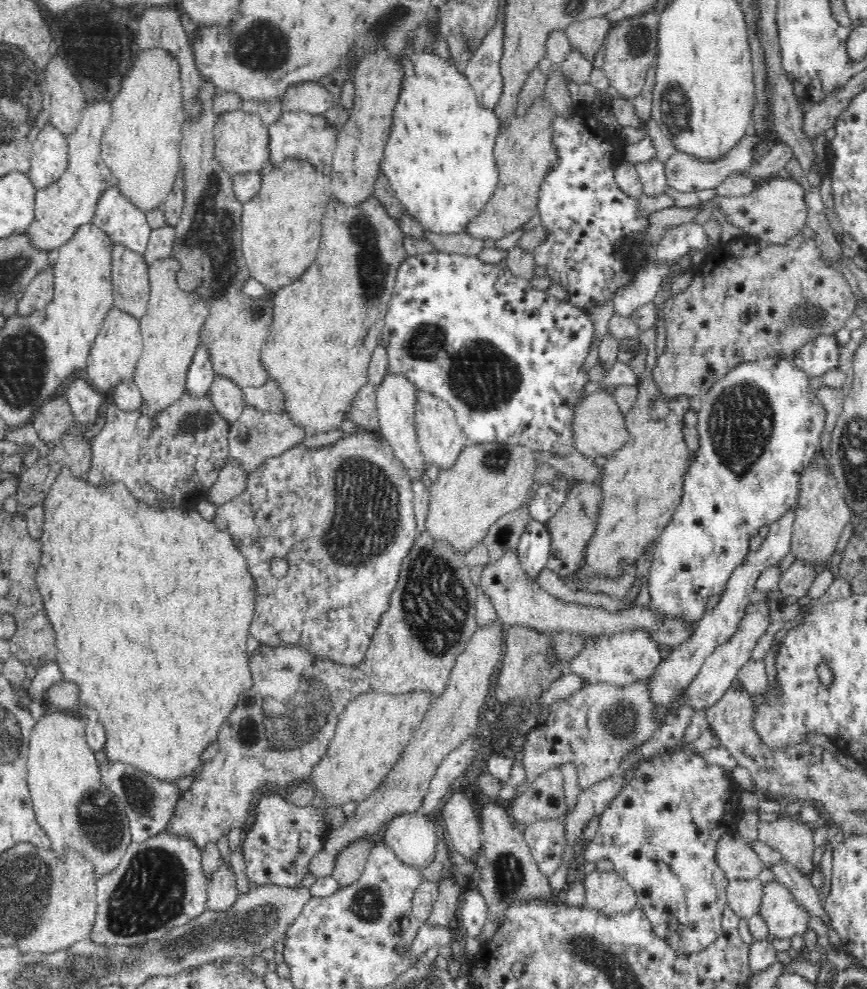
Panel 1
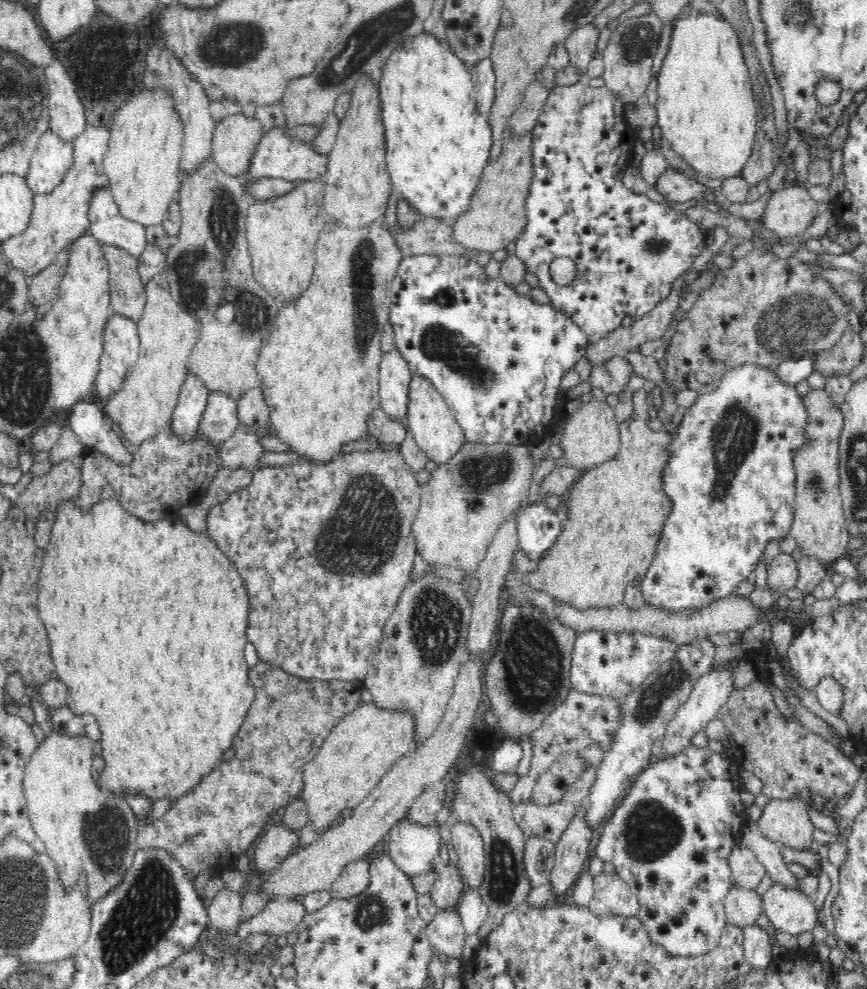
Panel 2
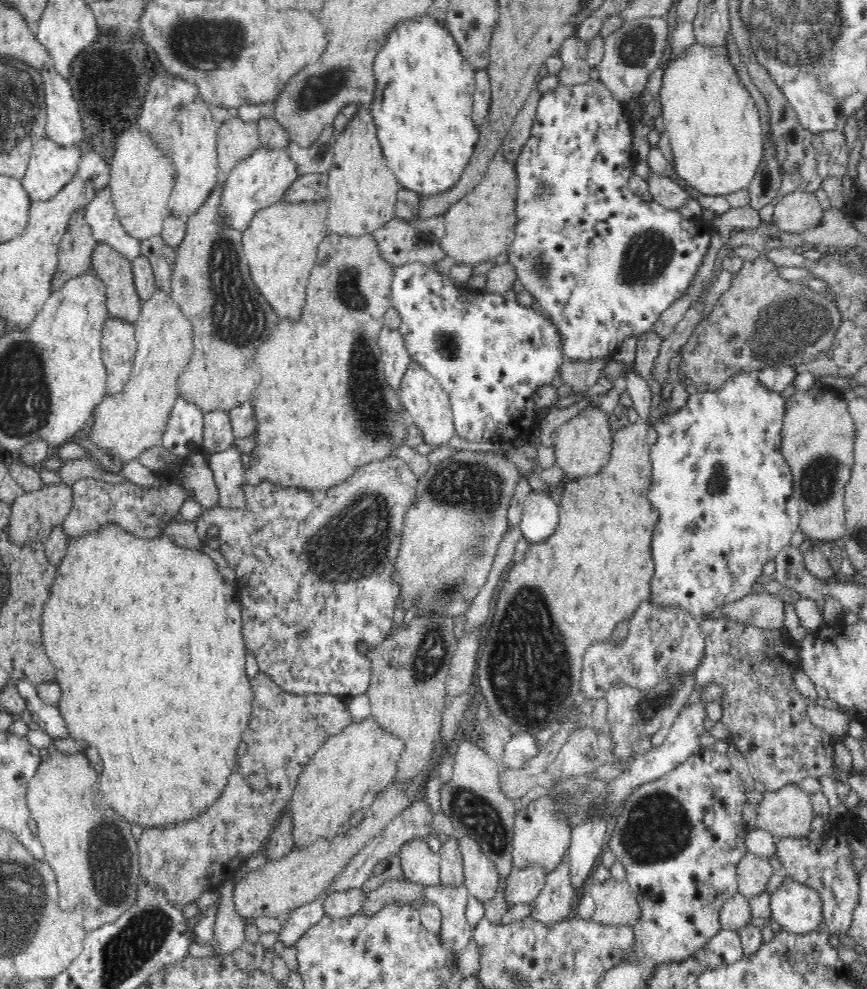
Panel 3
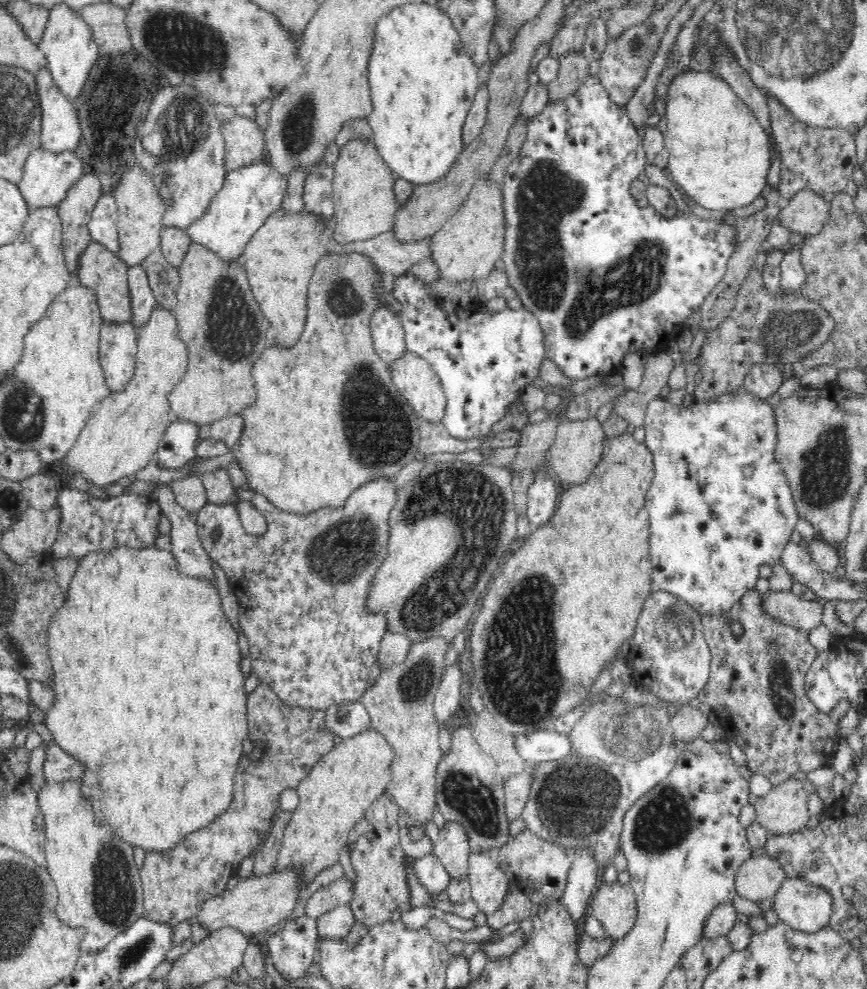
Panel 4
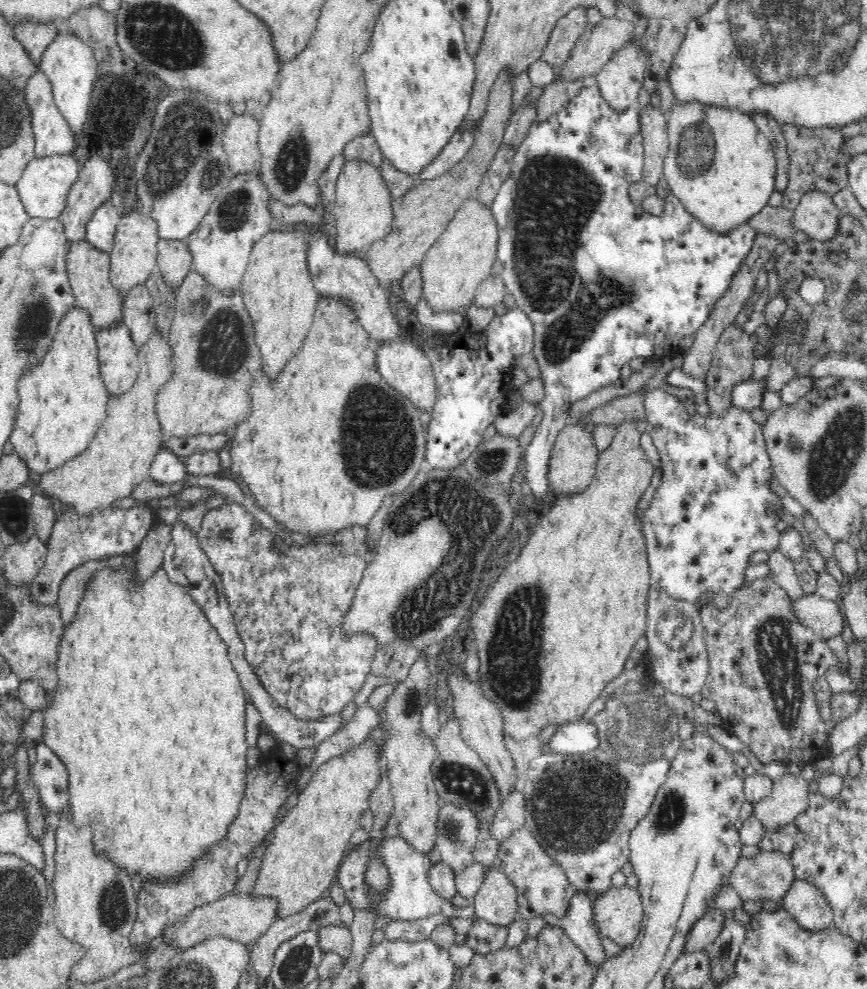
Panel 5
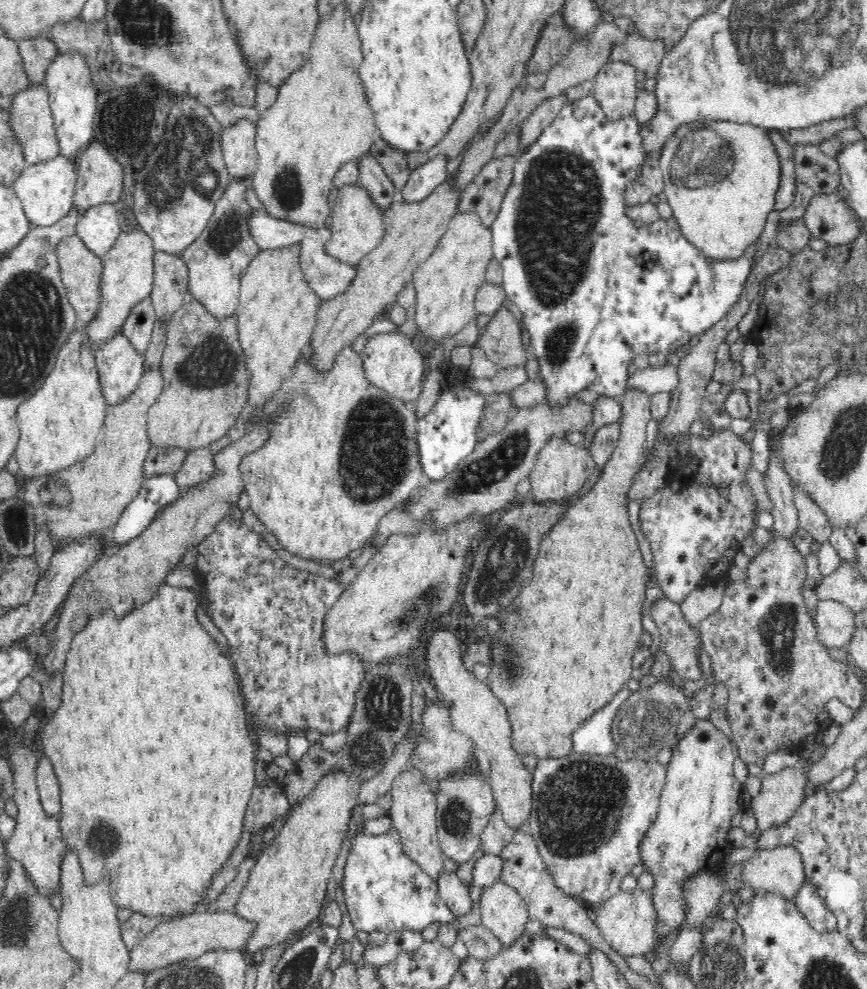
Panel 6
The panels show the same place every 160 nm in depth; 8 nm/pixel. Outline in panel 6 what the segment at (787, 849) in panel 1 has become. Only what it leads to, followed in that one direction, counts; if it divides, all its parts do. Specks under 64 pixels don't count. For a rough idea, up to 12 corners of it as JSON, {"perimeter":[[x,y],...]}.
{"perimeter":[[798,766],[763,774],[750,805],[758,830],[790,820],[806,800]]}

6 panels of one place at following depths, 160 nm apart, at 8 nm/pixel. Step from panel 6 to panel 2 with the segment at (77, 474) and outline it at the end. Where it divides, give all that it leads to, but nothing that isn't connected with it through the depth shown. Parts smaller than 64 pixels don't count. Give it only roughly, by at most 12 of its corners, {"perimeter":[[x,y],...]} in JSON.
{"perimeter":[[162,277],[104,415],[136,446],[172,417],[202,328]]}

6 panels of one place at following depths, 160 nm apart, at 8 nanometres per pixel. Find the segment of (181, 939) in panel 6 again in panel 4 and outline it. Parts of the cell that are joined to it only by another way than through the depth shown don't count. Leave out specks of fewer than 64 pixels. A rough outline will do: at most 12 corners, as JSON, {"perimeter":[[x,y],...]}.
{"perimeter":[[301,868],[240,880],[193,921],[248,937],[284,923],[300,900]]}

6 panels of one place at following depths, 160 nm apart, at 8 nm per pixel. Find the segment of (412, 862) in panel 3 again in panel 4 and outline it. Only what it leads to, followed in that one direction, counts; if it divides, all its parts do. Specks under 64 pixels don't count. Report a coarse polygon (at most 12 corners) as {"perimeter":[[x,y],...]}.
{"perimeter":[[432,854],[414,859],[414,877],[439,895],[450,877]]}

